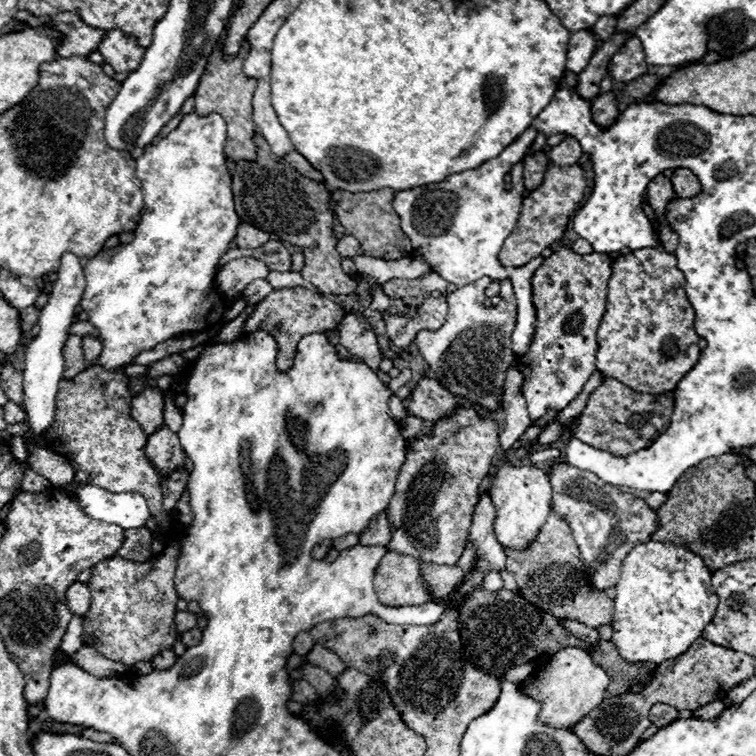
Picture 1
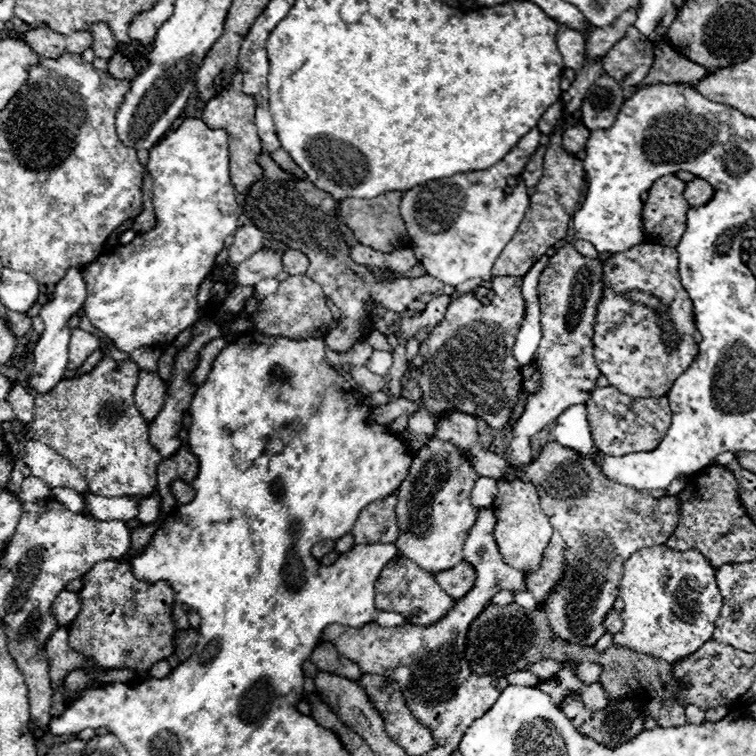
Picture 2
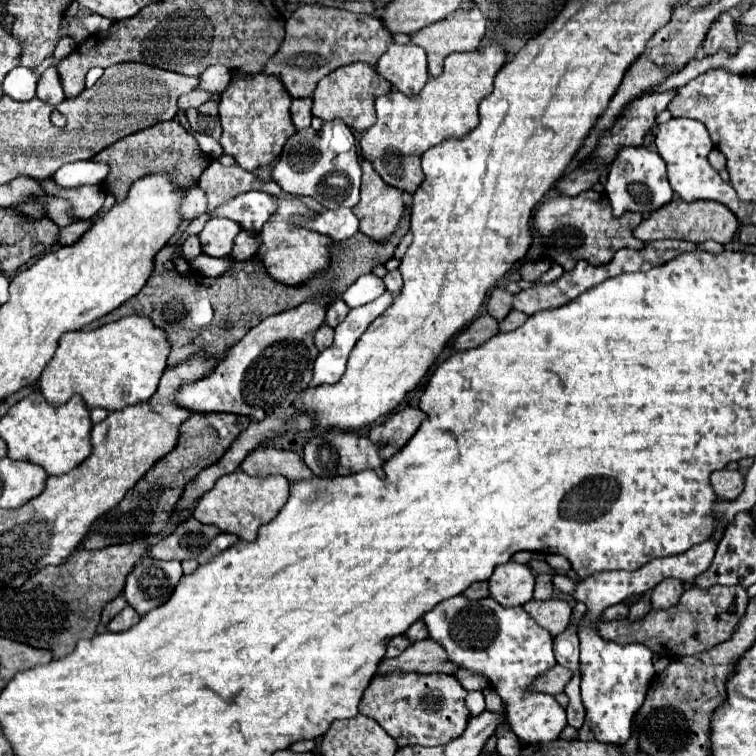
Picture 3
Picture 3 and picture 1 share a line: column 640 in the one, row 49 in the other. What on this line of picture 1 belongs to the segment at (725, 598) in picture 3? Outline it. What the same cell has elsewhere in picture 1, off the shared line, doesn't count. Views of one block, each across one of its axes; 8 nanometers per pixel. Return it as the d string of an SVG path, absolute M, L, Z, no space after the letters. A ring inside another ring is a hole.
M630 36L620 50L608 62L608 74L618 82L632 82L648 72L648 62L644 56L642 42Z

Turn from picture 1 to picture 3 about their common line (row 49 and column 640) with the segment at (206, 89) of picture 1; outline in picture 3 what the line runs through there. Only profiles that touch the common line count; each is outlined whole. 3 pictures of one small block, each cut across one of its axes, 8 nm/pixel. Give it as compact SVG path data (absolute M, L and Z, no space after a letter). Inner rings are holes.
M586 190L580 192L578 196L558 196L552 198L544 204L540 204L540 208L534 214L534 230L540 234L542 238L542 246L544 246L544 258L560 264L566 272L570 272L578 260L586 260L592 266L600 266L612 260L612 256L620 250L620 248L642 248L644 244L640 240L636 240L632 236L632 230L638 226L638 214L624 214L622 218L614 218L612 210L610 210L610 202L608 196L596 190Z

